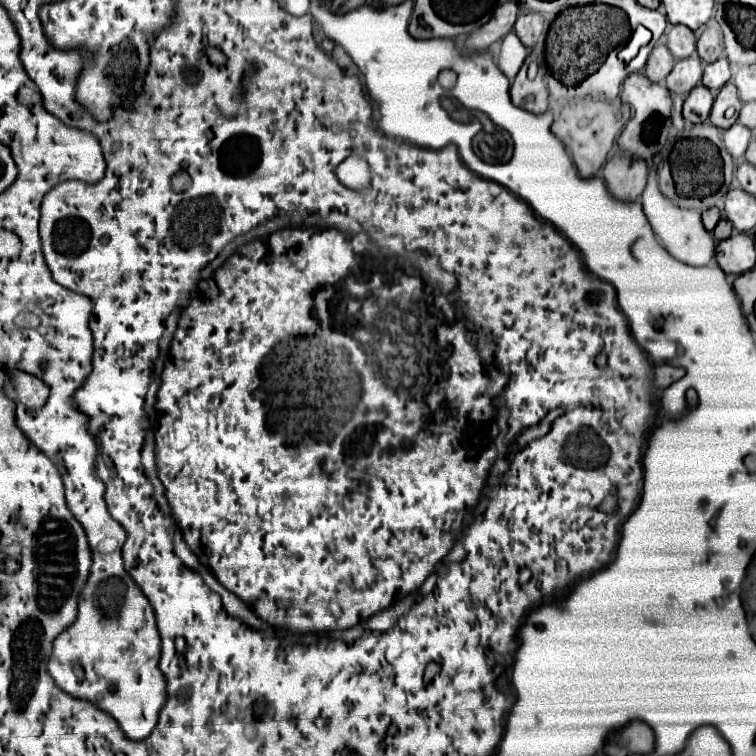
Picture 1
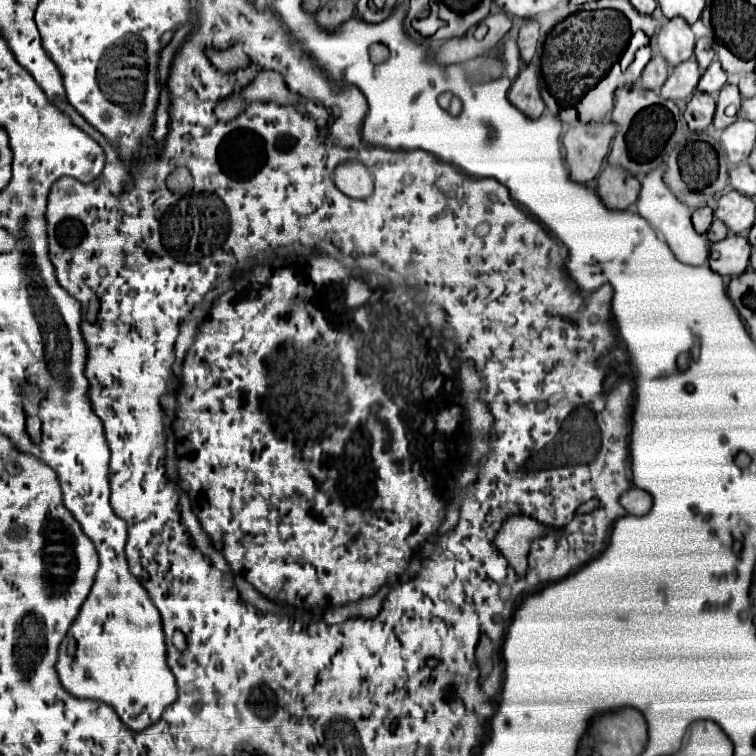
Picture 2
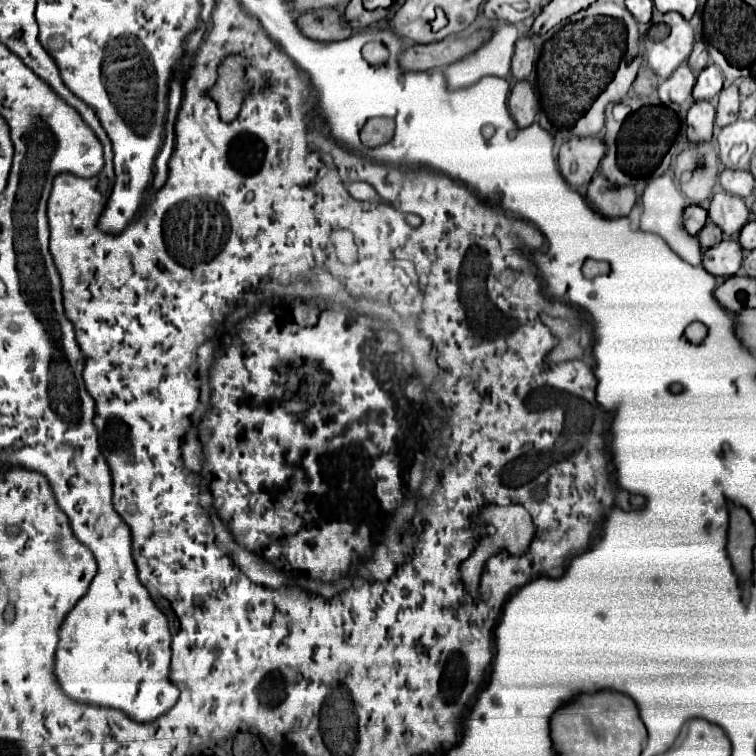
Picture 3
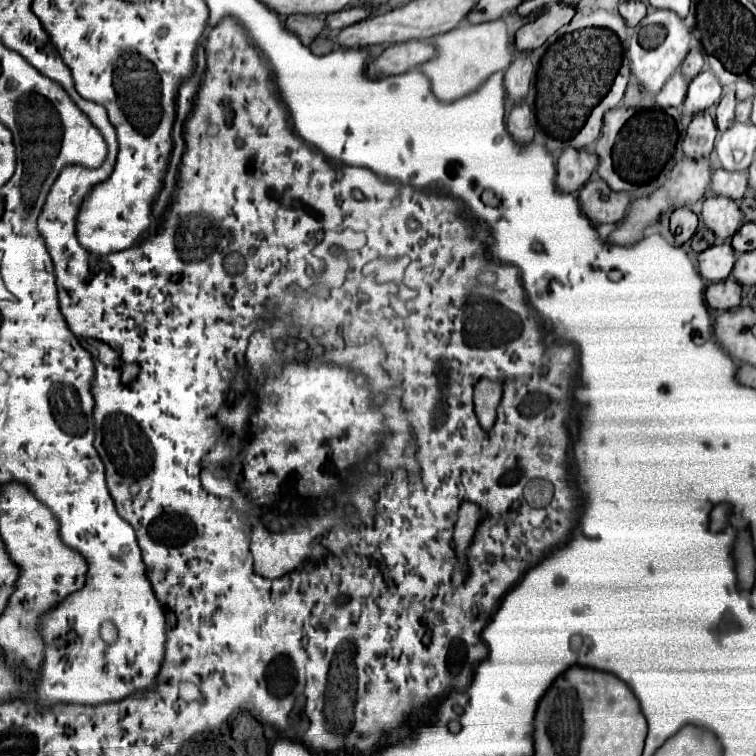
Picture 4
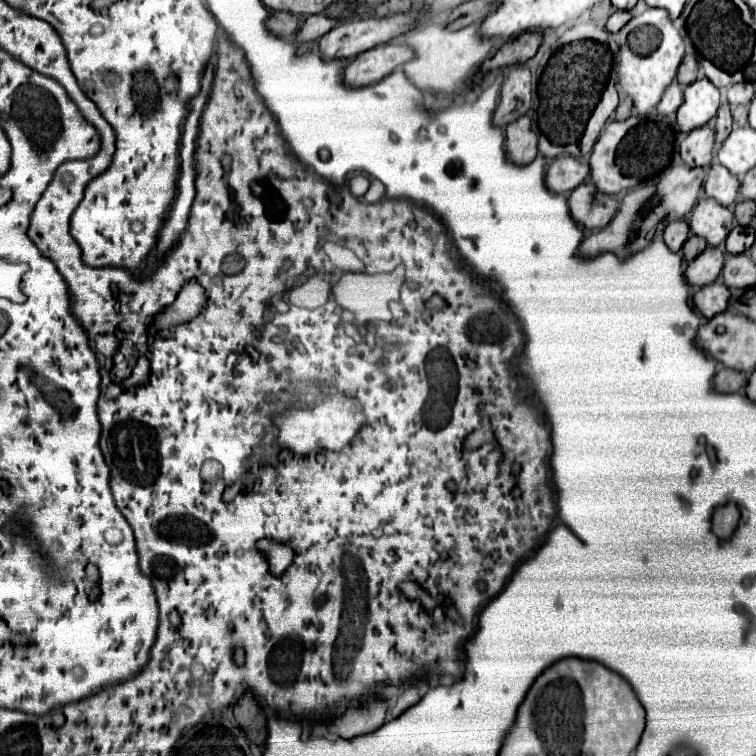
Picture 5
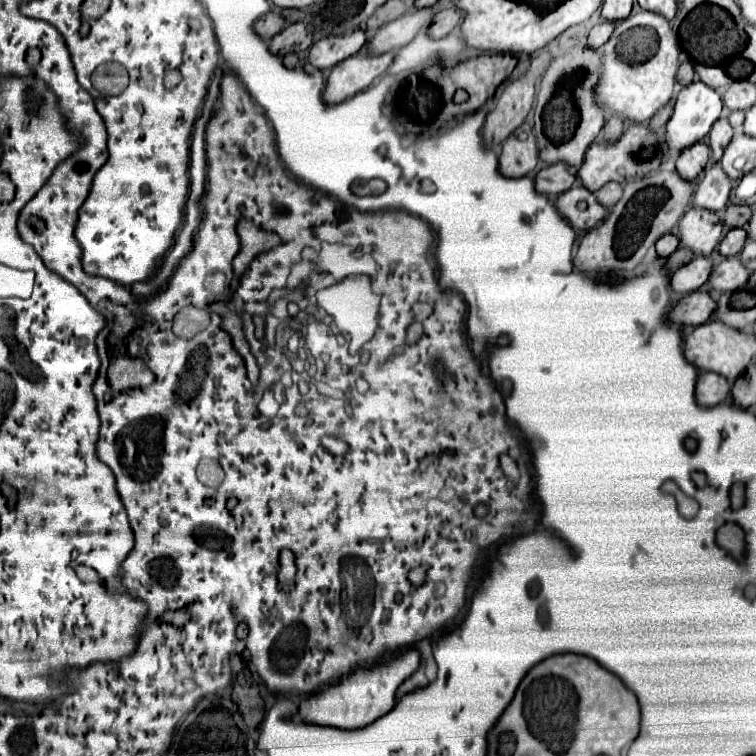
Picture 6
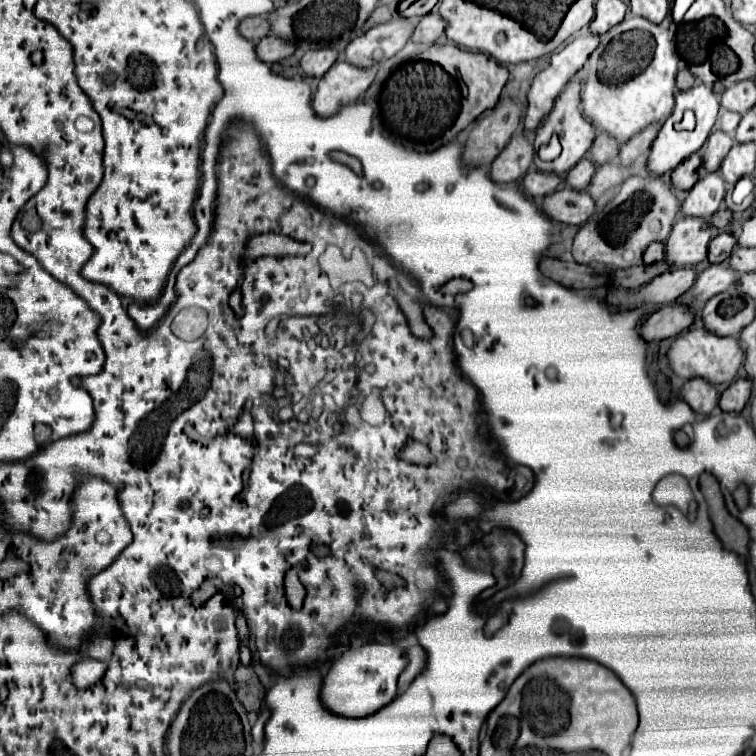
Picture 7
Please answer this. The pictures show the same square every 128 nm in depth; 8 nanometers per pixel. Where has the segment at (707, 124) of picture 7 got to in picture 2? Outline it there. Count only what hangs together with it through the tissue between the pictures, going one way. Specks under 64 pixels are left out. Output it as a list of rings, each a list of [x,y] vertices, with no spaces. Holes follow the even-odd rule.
[[[714,62],[708,66],[708,70],[702,74],[700,78],[700,84],[698,84],[698,90],[702,92],[708,92],[708,94],[714,94],[720,90],[720,86],[726,84],[726,72],[722,70],[720,62]]]

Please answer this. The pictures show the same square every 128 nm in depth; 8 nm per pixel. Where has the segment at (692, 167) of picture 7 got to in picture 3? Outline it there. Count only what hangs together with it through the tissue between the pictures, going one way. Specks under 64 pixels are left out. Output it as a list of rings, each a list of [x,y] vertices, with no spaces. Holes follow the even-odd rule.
[[[698,100],[688,110],[688,138],[690,142],[704,142],[712,138],[714,104],[710,100]]]

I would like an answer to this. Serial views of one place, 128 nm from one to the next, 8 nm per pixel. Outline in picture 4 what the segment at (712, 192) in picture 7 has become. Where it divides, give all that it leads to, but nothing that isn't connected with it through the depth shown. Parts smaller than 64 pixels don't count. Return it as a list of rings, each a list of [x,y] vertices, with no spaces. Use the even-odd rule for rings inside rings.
[[[718,168],[712,176],[712,190],[720,196],[740,200],[748,188],[748,176],[744,172],[728,172]]]

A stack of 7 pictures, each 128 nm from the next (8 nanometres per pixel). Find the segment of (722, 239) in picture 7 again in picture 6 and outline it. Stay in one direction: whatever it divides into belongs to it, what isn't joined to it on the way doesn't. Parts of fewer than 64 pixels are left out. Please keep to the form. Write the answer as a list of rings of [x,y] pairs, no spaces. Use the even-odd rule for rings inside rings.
[[[732,228],[732,230],[724,236],[724,240],[722,240],[722,244],[720,244],[720,254],[722,254],[722,256],[736,256],[736,254],[740,254],[740,250],[744,248],[746,238],[748,238],[746,230],[742,230],[742,228]]]

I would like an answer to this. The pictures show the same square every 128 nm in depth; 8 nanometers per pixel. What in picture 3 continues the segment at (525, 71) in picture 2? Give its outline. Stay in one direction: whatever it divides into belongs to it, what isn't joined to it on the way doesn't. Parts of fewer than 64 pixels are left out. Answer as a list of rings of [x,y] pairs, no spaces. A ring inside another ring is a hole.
[[[520,80],[514,84],[508,98],[508,106],[512,118],[520,128],[526,128],[536,120],[536,114],[540,110],[540,100],[528,80]]]

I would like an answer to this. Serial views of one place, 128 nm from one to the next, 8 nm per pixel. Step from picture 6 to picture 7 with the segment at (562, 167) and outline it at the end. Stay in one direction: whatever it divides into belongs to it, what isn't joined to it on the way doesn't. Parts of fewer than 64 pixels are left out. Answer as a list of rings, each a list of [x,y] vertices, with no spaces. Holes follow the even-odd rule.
[[[530,170],[524,180],[522,180],[522,190],[526,196],[532,198],[544,198],[552,192],[556,192],[562,186],[562,178],[558,174],[550,172],[540,172],[540,170]]]

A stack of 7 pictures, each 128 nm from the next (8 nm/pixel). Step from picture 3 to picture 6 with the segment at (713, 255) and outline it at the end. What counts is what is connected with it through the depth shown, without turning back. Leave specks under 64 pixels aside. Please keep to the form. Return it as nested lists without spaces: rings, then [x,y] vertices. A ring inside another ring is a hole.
[[[696,256],[692,262],[688,262],[686,266],[678,268],[672,274],[670,288],[674,292],[682,292],[682,294],[700,290],[708,282],[712,268],[714,268],[714,262],[710,256]]]

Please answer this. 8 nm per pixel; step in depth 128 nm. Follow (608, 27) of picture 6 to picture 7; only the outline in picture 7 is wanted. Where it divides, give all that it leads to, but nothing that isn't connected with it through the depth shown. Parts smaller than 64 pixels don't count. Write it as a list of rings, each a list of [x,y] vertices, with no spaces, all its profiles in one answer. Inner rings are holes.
[[[582,34],[576,40],[572,40],[564,50],[560,50],[558,54],[552,54],[548,68],[538,72],[538,76],[534,78],[534,84],[532,84],[530,92],[528,92],[528,110],[526,110],[526,116],[524,116],[524,124],[526,124],[528,130],[536,128],[544,120],[544,116],[548,116],[548,112],[552,110],[554,98],[568,84],[568,80],[584,66],[584,62],[596,50],[598,44],[600,44],[600,36],[596,36],[596,34]]]

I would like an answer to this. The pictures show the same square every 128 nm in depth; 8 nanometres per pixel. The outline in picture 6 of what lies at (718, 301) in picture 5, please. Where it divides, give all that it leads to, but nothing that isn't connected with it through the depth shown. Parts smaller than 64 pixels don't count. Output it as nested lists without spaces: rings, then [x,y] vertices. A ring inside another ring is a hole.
[[[696,290],[692,294],[686,294],[680,304],[676,304],[670,312],[670,320],[674,324],[684,326],[698,326],[708,322],[708,318],[716,310],[716,300],[706,290]]]

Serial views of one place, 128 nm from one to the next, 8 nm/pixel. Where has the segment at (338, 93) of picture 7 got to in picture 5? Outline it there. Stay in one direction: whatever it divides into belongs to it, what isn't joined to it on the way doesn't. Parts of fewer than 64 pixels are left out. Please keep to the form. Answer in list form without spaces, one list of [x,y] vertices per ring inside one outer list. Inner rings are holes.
[[[382,44],[364,54],[358,54],[344,70],[344,82],[350,88],[376,84],[390,72],[414,58],[414,52],[406,44]]]

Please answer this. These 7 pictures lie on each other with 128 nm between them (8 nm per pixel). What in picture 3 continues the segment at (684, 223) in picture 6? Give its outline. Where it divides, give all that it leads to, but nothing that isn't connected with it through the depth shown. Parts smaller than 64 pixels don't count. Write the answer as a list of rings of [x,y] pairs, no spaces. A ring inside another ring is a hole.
[[[726,192],[714,194],[708,216],[716,226],[724,230],[728,236],[738,236],[738,232],[744,228],[744,224],[750,220],[750,208],[740,196],[732,196]]]

